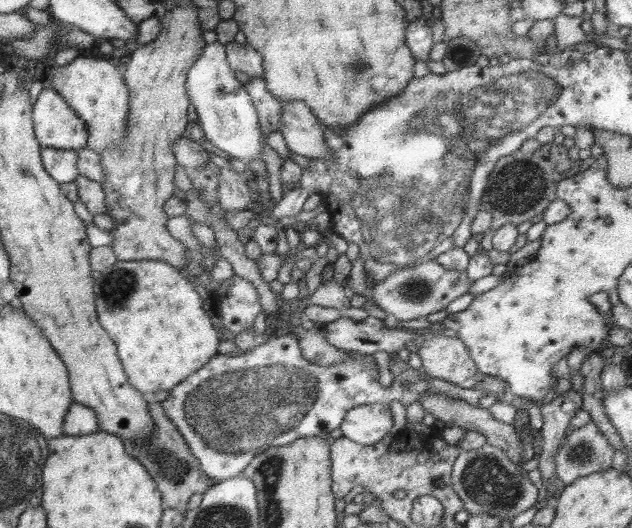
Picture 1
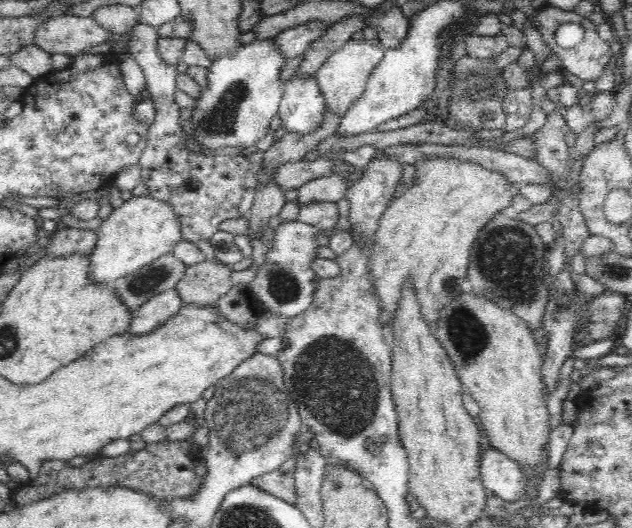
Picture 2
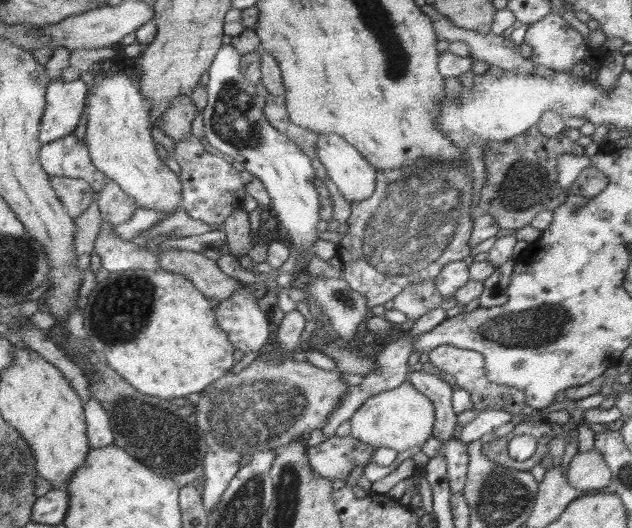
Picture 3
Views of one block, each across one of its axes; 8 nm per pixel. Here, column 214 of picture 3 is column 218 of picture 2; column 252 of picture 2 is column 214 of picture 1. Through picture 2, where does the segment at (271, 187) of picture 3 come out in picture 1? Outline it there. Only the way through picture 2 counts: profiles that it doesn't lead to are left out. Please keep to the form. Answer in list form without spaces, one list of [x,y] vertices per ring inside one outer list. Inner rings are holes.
[[[214,41],[204,46],[200,58],[196,58],[194,66],[187,73],[185,86],[190,102],[196,109],[200,127],[204,132],[204,140],[209,140],[214,146],[224,150],[248,164],[250,161],[262,161],[262,142],[266,142],[267,134],[260,127],[260,120],[254,103],[228,65],[225,46]]]

